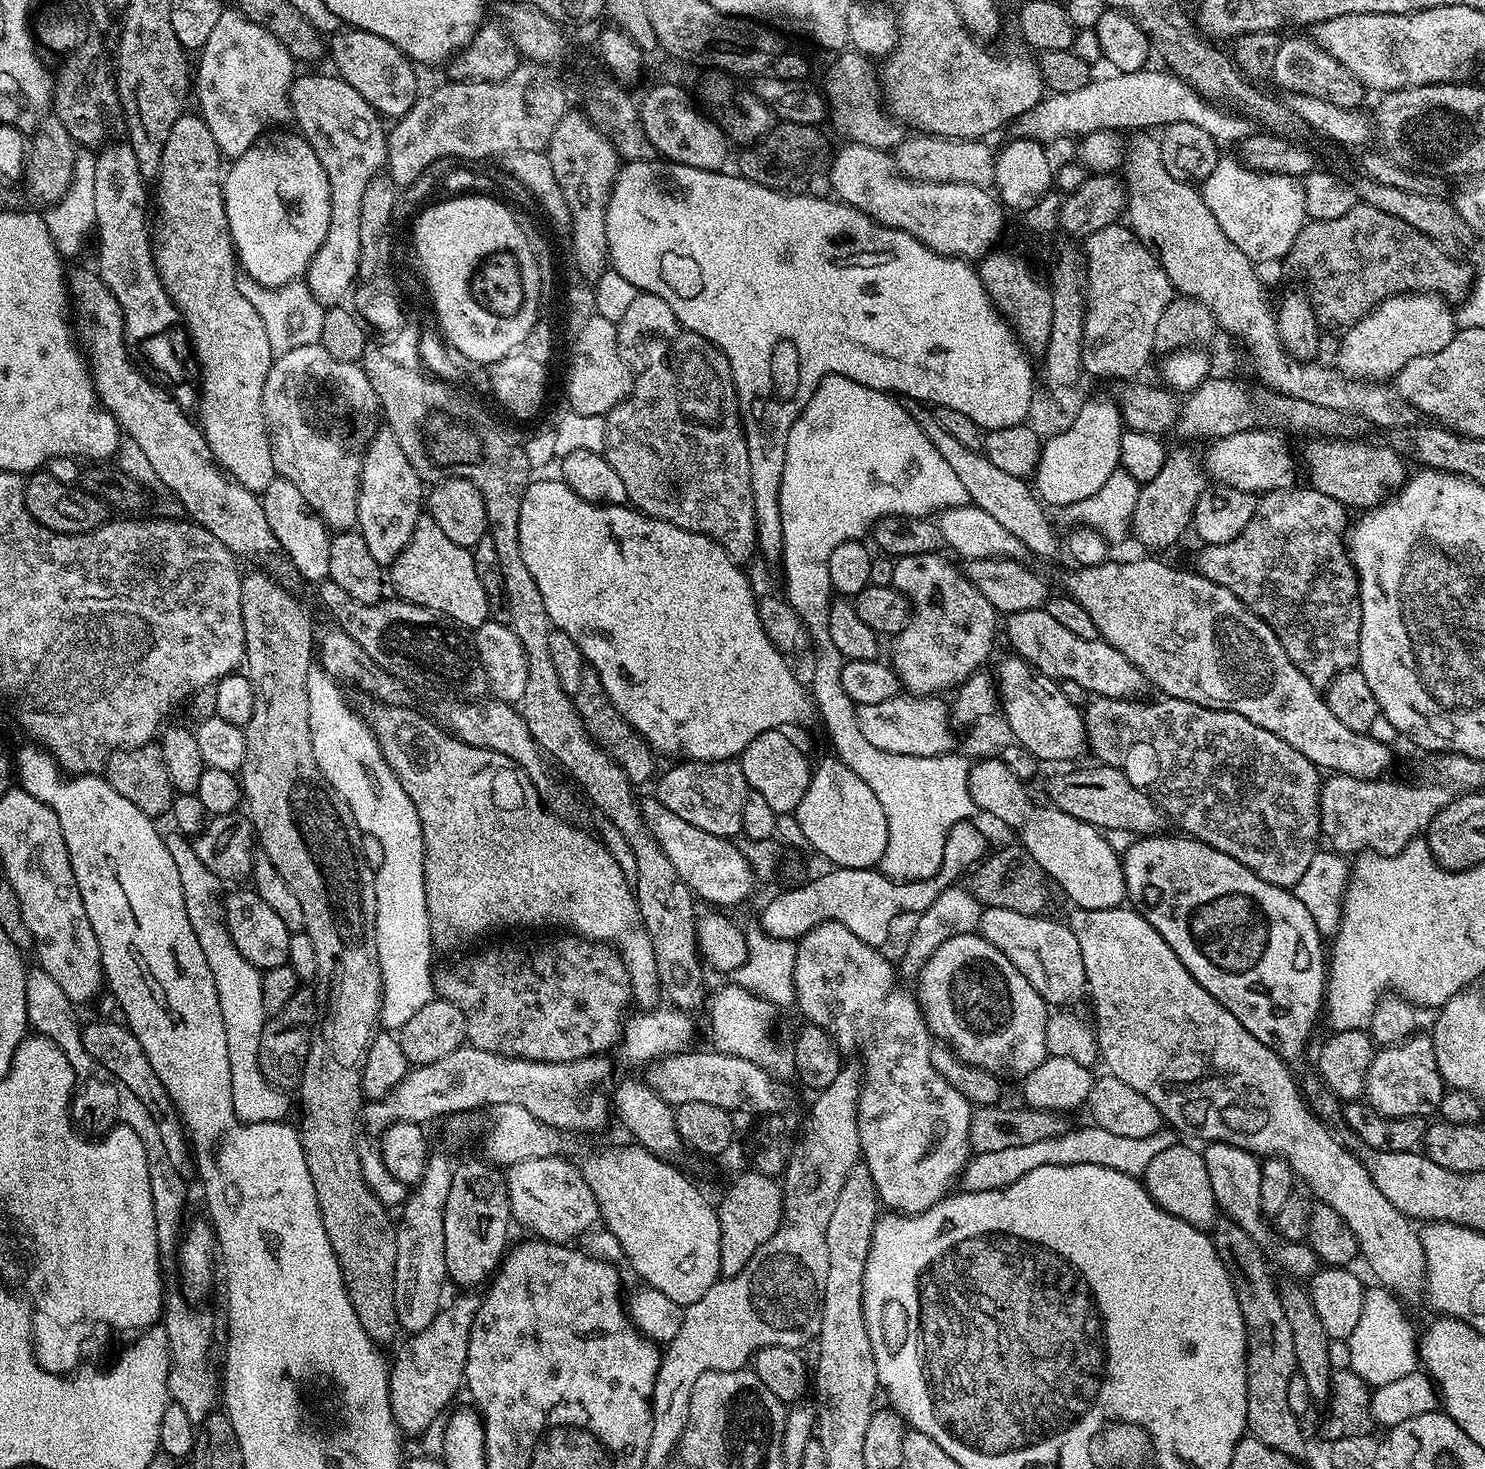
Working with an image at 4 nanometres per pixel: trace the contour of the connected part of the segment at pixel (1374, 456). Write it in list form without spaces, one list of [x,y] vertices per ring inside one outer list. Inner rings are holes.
[[[1312,438],[1302,452],[1302,468],[1308,471],[1307,483],[1314,490],[1318,490],[1328,497],[1334,498],[1338,503],[1344,505],[1349,510],[1367,510],[1377,508],[1384,503],[1396,489],[1404,485],[1410,472],[1406,470],[1406,461],[1392,449],[1392,445],[1387,442],[1381,444],[1371,444],[1365,438]]]

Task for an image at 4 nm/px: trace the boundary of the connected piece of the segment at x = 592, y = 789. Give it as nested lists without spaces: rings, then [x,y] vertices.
[[[368,343],[364,351],[362,367],[380,399],[383,423],[394,434],[394,438],[398,438],[398,446],[402,446],[402,454],[410,458],[410,466],[414,466],[421,481],[435,482],[462,478],[478,486],[486,502],[488,535],[494,538],[494,546],[498,549],[498,566],[502,566],[502,582],[508,603],[510,626],[514,634],[518,634],[518,642],[522,642],[522,650],[526,650],[526,690],[518,702],[520,717],[524,719],[530,734],[536,739],[536,745],[540,747],[540,751],[551,757],[557,765],[560,763],[580,783],[581,790],[592,799],[593,806],[600,808],[601,814],[620,831],[621,838],[628,843],[628,848],[632,851],[632,860],[636,863],[636,880],[634,876],[636,905],[640,911],[640,921],[650,934],[654,946],[654,962],[658,962],[661,993],[667,999],[668,996],[672,999],[669,1000],[671,1007],[680,1008],[689,1014],[695,1013],[695,1008],[700,1008],[703,1004],[705,1007],[706,1004],[706,996],[704,1000],[706,968],[702,963],[700,946],[696,943],[697,897],[692,889],[686,886],[686,882],[682,882],[670,858],[666,858],[666,850],[662,850],[662,846],[658,846],[658,842],[652,837],[650,826],[644,821],[641,801],[639,799],[636,801],[637,789],[626,774],[626,770],[622,770],[622,766],[618,766],[618,762],[611,760],[590,738],[576,709],[575,699],[569,692],[562,690],[562,682],[558,682],[558,673],[554,671],[554,662],[550,659],[550,634],[554,630],[552,619],[546,614],[546,602],[542,602],[542,590],[538,590],[538,582],[534,582],[534,574],[530,574],[530,570],[526,567],[526,558],[522,558],[518,538],[518,518],[522,510],[522,498],[534,472],[528,464],[523,447],[514,442],[507,443],[505,437],[496,436],[496,424],[489,409],[487,412],[476,401],[479,399],[475,395],[461,390],[455,383],[448,383],[445,380],[436,379],[433,375],[425,374],[419,367],[403,368],[379,343]]]

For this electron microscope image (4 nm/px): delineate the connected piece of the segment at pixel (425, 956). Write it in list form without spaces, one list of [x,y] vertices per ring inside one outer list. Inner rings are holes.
[[[319,666],[308,669],[306,694],[310,698],[310,738],[314,746],[314,758],[330,786],[344,799],[346,806],[354,814],[361,833],[373,836],[382,842],[384,859],[375,869],[376,874],[376,941],[378,942],[378,962],[382,970],[384,1001],[380,1003],[379,1023],[388,1030],[399,1030],[434,998],[434,967],[432,968],[432,931],[430,914],[426,906],[426,886],[424,885],[424,839],[422,822],[418,822],[418,810],[410,802],[410,794],[402,790],[402,782],[390,770],[382,750],[378,746],[372,727],[367,719],[360,716],[344,701],[340,693],[341,685],[329,672]]]

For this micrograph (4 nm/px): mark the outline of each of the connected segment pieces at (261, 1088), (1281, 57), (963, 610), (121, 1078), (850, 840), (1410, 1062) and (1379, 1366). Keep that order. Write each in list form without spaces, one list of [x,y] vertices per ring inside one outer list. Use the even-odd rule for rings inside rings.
[[[165,835],[163,839],[168,847],[168,856],[174,858],[176,878],[182,882],[185,916],[190,918],[194,934],[198,934],[198,946],[202,946],[202,954],[206,954],[206,963],[210,965],[210,974],[214,974],[214,986],[218,990],[218,1006],[222,1006],[222,1022],[226,1026],[226,1054],[230,1054],[230,1090],[234,1114],[247,1125],[254,1122],[283,1121],[287,1117],[284,1115],[288,1112],[289,1093],[273,1088],[262,1074],[262,1066],[258,1062],[258,1050],[266,1019],[262,1002],[261,969],[242,958],[242,954],[238,954],[238,950],[232,945],[232,935],[228,933],[225,920],[226,908],[220,896],[222,881],[210,874],[210,870],[206,870],[202,862],[198,862],[189,837],[171,835]]]
[[[1304,36],[1281,39],[1270,77],[1271,83],[1285,88],[1288,94],[1321,96],[1340,107],[1359,109],[1366,95],[1364,85],[1358,82],[1358,78],[1354,78],[1354,74],[1350,74],[1350,70],[1346,70],[1346,66],[1342,66],[1342,62],[1338,62],[1338,58],[1318,47],[1315,40]]]
[[[927,552],[913,556],[899,557],[894,563],[892,587],[897,588],[907,600],[912,601],[912,620],[891,641],[892,669],[899,678],[903,691],[914,696],[935,696],[944,694],[947,688],[955,689],[964,683],[974,672],[985,667],[988,655],[992,652],[992,643],[996,640],[996,619],[998,613],[986,597],[978,594],[974,586],[965,578],[963,571],[956,568],[940,552]]]
[[[112,1018],[100,1019],[104,1020],[83,1025],[85,1050],[94,1057],[94,1062],[106,1066],[106,1070],[110,1070],[110,1074],[119,1084],[128,1087],[134,1098],[138,1098],[138,1102],[146,1105],[146,1110],[150,1110],[154,1122],[158,1122],[158,1130],[166,1146],[166,1155],[170,1158],[174,1170],[178,1170],[185,1178],[191,1177],[194,1172],[194,1160],[190,1155],[190,1137],[175,1104],[168,1097],[168,1091],[162,1086],[158,1074],[154,1074],[150,1058],[146,1058],[142,1050],[142,1042],[138,1042],[138,1038],[134,1038],[134,1034],[123,1023],[115,1024]]]
[[[832,754],[815,765],[814,788],[794,813],[808,839],[808,848],[838,868],[876,868],[886,850],[888,827],[874,790]]]
[[[1413,1034],[1406,1042],[1381,1047],[1370,1062],[1370,1070],[1366,1070],[1363,1099],[1384,1116],[1432,1118],[1439,1113],[1446,1085],[1435,1061],[1431,1035],[1420,1035]]]
[[[1383,1286],[1369,1287],[1364,1293],[1362,1315],[1358,1317],[1358,1326],[1354,1334],[1346,1341],[1350,1350],[1351,1371],[1362,1377],[1373,1389],[1386,1386],[1397,1378],[1406,1378],[1406,1374],[1418,1368],[1418,1332],[1412,1329],[1408,1316],[1404,1313],[1405,1305]],[[1376,1320],[1376,1340],[1372,1337],[1372,1328],[1368,1324]]]

